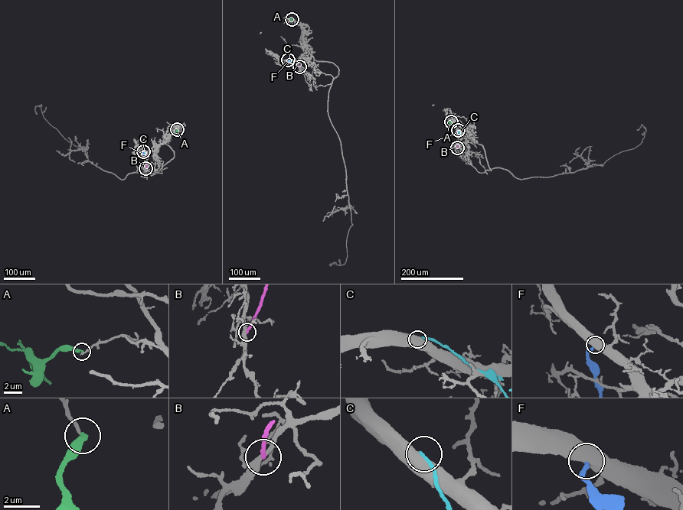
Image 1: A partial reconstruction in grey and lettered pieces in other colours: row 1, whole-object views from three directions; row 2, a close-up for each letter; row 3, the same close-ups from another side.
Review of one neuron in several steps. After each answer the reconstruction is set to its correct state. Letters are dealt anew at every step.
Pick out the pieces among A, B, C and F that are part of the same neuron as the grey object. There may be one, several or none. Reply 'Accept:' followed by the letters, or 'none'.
Accept: none

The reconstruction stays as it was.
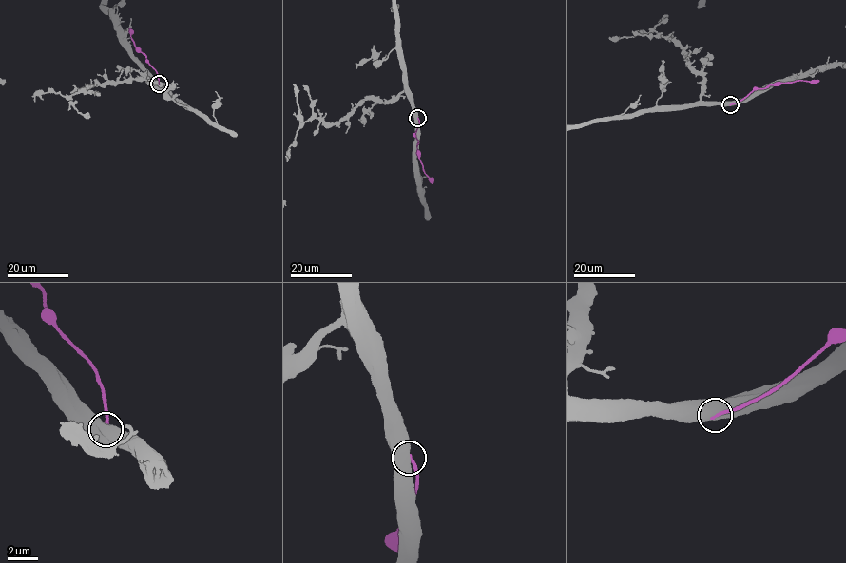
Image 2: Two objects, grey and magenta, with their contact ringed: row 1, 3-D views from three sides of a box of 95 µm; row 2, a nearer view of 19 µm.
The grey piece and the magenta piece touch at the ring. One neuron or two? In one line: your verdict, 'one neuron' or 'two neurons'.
two neurons

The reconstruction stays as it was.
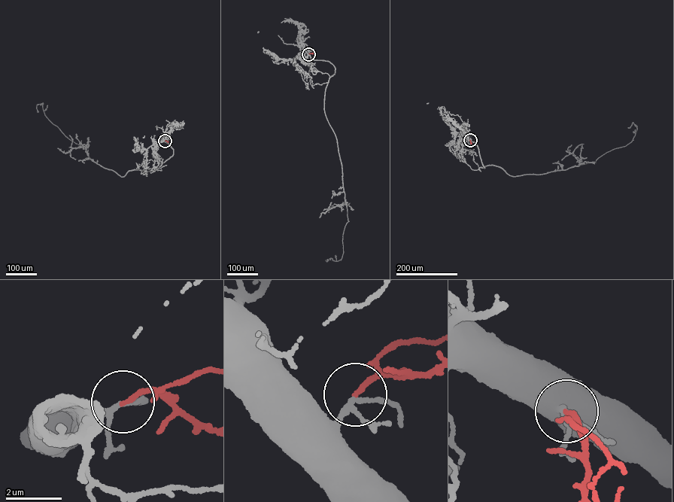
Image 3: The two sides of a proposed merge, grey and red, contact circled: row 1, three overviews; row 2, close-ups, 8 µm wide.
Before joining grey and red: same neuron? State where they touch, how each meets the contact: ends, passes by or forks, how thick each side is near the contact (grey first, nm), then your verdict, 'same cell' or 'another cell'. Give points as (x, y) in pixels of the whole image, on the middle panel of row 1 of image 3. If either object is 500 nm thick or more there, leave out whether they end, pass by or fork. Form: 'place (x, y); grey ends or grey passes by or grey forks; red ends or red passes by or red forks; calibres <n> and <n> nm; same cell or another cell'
place (308, 54); grey forks; red ends; calibres 140 and 160 nm; same cell

